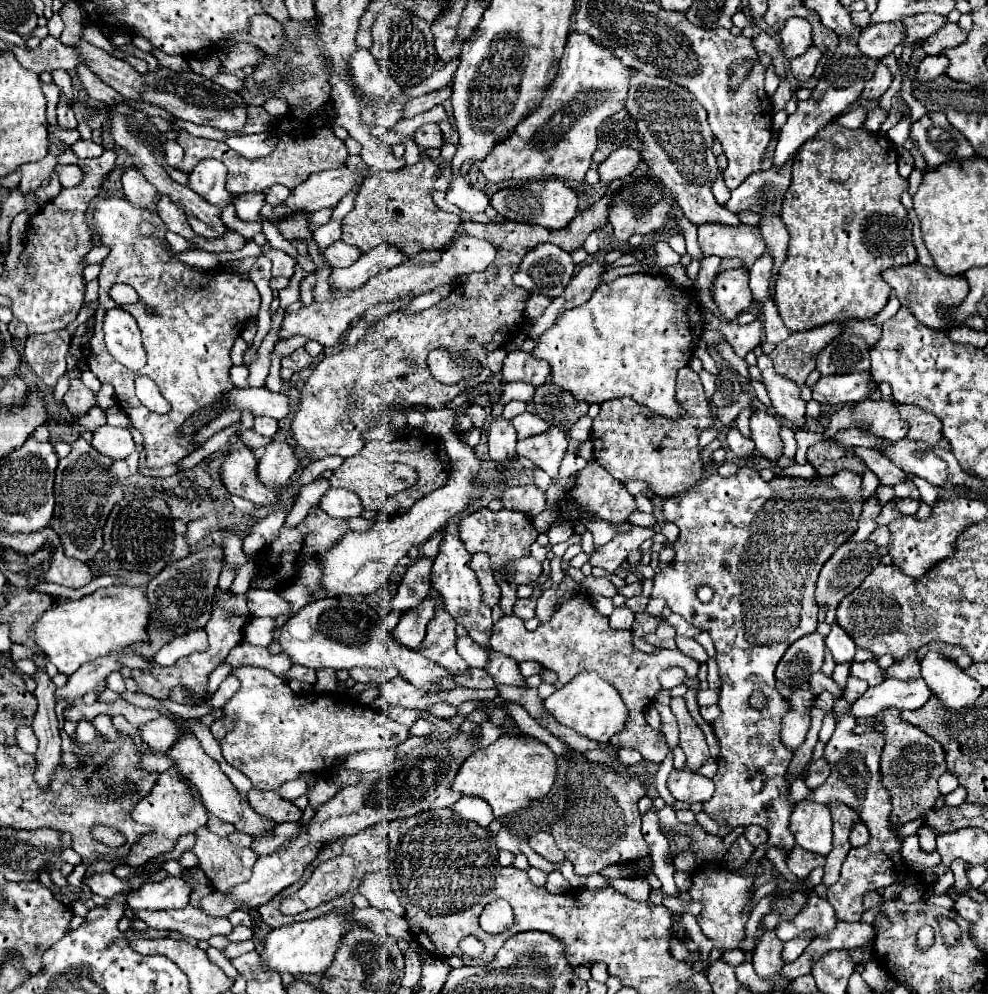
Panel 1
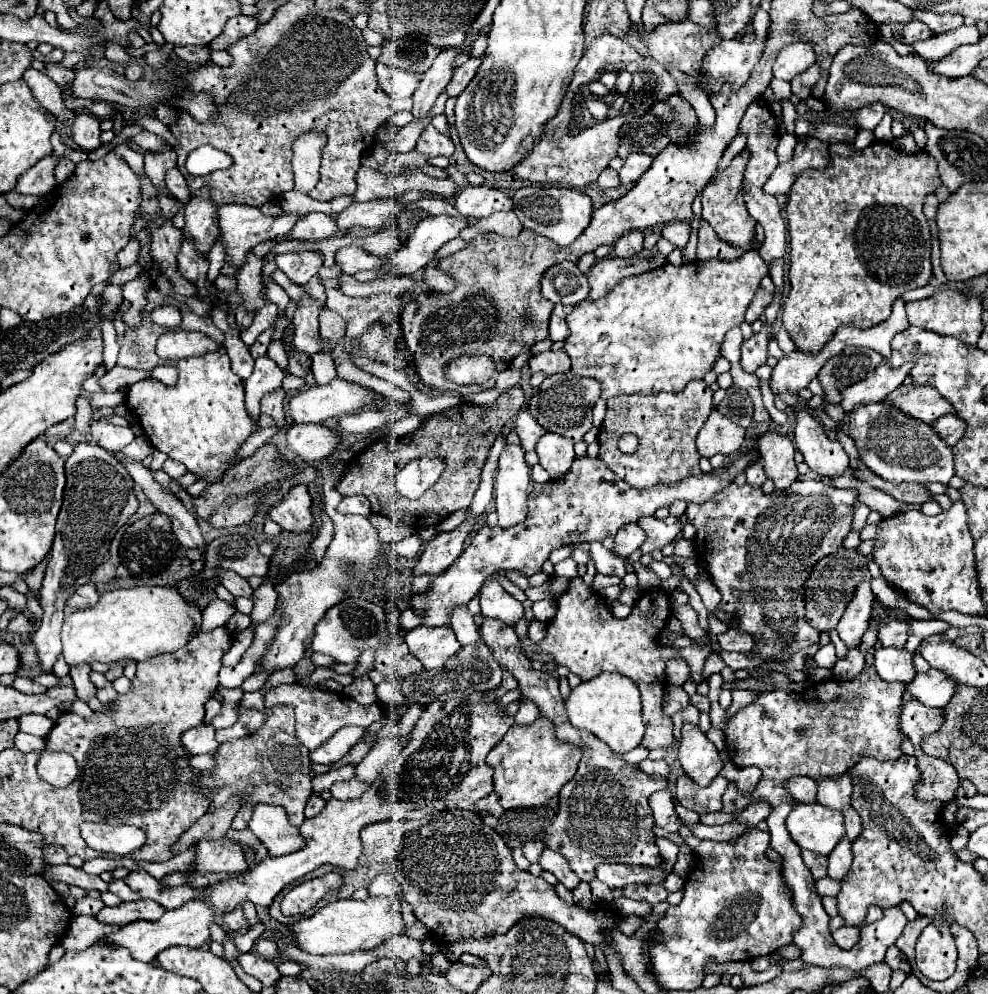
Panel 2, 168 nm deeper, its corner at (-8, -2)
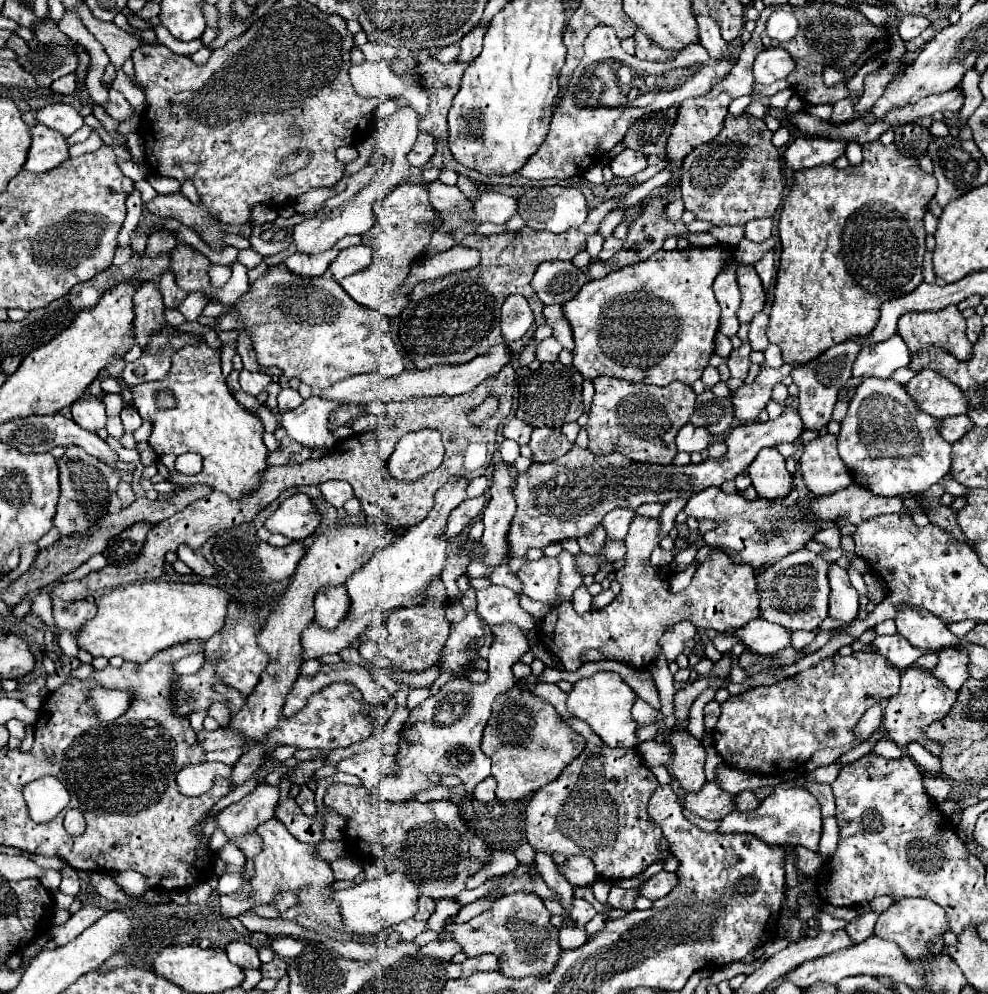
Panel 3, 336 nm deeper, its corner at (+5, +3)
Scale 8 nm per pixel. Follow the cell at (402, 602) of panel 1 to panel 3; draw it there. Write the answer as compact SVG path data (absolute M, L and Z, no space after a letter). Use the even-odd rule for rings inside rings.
M481 495L481 497L473 497L473 499L467 499L463 501L459 507L455 507L449 515L449 521L447 521L447 537L453 537L457 533L463 531L465 525L469 525L473 519L477 519L481 515L481 509L487 505L487 497Z

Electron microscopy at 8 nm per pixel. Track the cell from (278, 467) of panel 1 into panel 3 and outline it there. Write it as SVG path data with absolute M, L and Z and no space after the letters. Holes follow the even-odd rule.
M309 397L297 409L285 411L281 425L285 427L287 435L311 449L319 447L333 447L335 437L329 433L329 415L339 409L343 403L325 397Z

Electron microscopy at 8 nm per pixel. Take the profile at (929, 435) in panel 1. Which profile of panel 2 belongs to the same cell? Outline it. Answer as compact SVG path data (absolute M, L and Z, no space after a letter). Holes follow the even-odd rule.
M944 414L944 416L940 416L940 418L932 424L932 428L934 428L934 432L936 432L948 446L954 446L954 444L960 440L962 432L964 432L964 424L962 424L954 414Z

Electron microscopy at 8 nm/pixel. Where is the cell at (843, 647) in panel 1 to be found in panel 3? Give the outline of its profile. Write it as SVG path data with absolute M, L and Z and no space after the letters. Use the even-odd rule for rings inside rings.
M837 563L829 565L829 617L837 621L853 621L859 613L859 595L849 583L849 575Z

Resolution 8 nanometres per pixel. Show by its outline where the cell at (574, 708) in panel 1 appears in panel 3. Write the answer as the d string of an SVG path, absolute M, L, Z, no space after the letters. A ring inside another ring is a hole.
M601 671L601 673L595 673L595 677L581 679L573 685L573 691L569 693L569 699L567 699L567 707L573 717L587 721L591 729L609 747L637 747L639 725L631 717L631 707L635 699L637 699L637 693L617 673Z

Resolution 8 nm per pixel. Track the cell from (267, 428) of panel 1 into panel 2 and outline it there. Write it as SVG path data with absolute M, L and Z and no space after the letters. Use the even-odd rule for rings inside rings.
M278 388L276 392L266 394L260 400L260 412L272 416L272 420L276 422L278 428L284 428L284 424L286 424L286 416L284 416L284 396L286 396L286 392L282 388Z

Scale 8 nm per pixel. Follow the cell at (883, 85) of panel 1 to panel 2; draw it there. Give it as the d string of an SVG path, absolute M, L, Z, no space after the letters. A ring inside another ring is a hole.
M872 102L872 104L868 104L866 108L860 108L860 110L856 112L856 124L858 124L860 128L874 130L874 128L878 126L878 122L882 120L884 112L886 112L886 106L884 106L882 102Z

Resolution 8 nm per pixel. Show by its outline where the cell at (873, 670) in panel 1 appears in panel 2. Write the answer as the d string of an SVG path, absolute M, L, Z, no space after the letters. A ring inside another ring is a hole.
M896 648L876 650L874 670L884 682L910 682L916 676L912 666L912 654Z

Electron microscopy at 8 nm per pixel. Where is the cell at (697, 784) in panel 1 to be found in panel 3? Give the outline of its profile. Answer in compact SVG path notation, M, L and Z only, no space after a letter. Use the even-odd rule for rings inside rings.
M707 781L701 793L687 793L683 799L683 807L697 813L705 819L723 819L735 809L735 795L721 789L715 781Z

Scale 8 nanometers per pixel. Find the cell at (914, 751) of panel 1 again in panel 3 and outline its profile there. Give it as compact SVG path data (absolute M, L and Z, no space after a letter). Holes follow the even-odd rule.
M909 667L901 673L901 691L895 697L889 697L885 701L883 709L883 727L887 731L887 737L893 739L897 745L907 745L910 742L919 742L933 755L940 757L942 746L923 735L923 727L931 725L937 719L943 719L949 709L953 707L959 691L949 689L943 681L929 675L929 671L919 667Z

